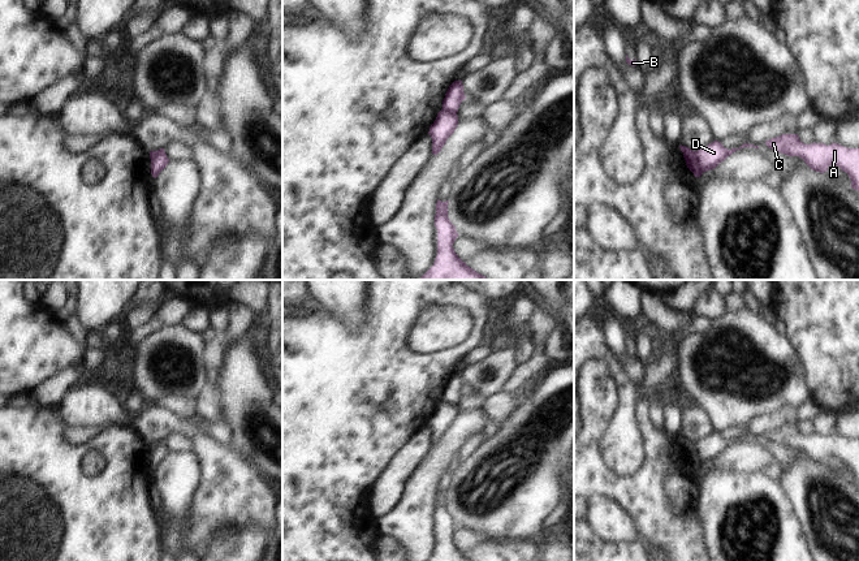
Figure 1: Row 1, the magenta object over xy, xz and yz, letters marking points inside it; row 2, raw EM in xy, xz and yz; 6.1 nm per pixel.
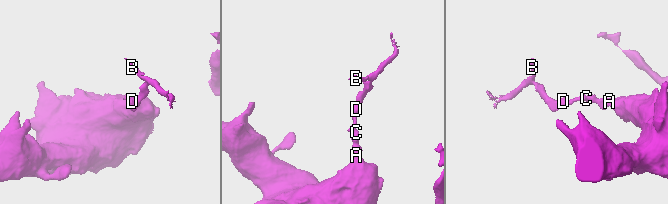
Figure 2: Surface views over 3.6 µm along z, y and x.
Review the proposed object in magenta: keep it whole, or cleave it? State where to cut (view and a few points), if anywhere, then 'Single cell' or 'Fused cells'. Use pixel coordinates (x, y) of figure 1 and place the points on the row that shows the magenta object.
Split along yz (694, 151), (698, 165), (703, 171). Fused cells

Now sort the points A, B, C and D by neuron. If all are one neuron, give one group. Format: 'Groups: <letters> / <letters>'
Groups: A C D / B

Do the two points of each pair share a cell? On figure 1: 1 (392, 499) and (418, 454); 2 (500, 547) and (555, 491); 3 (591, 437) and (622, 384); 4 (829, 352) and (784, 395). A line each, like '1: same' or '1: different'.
1: same
2: different
3: different
4: different

